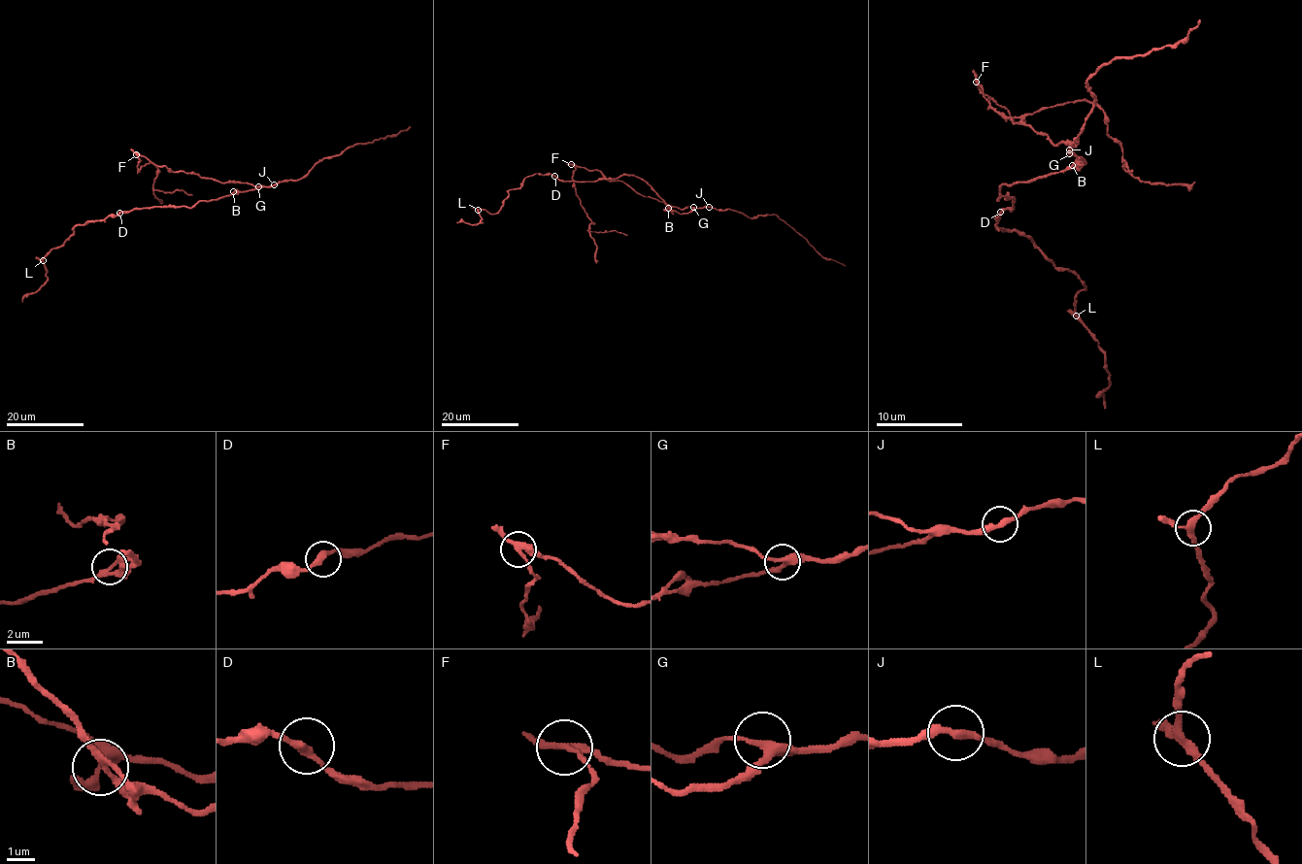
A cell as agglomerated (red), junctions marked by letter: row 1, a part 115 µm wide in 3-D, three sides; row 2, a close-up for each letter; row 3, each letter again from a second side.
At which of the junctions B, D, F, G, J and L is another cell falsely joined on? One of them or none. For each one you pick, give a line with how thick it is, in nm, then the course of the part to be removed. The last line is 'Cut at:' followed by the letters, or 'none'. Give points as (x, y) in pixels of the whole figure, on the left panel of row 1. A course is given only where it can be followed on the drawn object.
F: Thickness 240 nm. Course of the part to remove: (136, 153), (140, 159), (138, 170), (146, 163), (157, 168), (152, 187), (191, 194)
Cut at: F

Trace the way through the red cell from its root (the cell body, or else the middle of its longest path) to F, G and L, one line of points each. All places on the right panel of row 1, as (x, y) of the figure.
F: (1072, 169), (1084, 162), (1069, 151), (1074, 146), (1054, 146), (1048, 135), (1003, 117), (987, 107), (977, 81)
G: (1072, 169), (1084, 162), (1069, 153)
L: (1072, 169), (1003, 183), (998, 199), (1014, 197), (1014, 206), (996, 227), (1022, 231), (1084, 282), (1076, 315)

